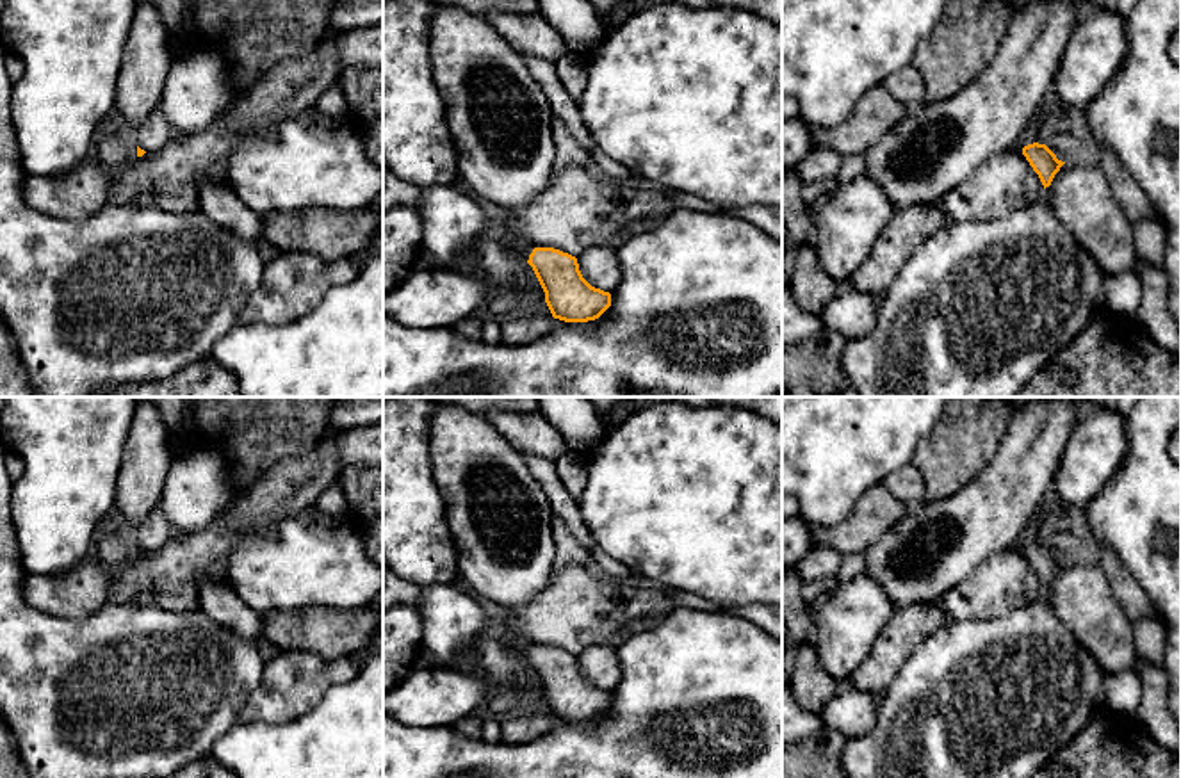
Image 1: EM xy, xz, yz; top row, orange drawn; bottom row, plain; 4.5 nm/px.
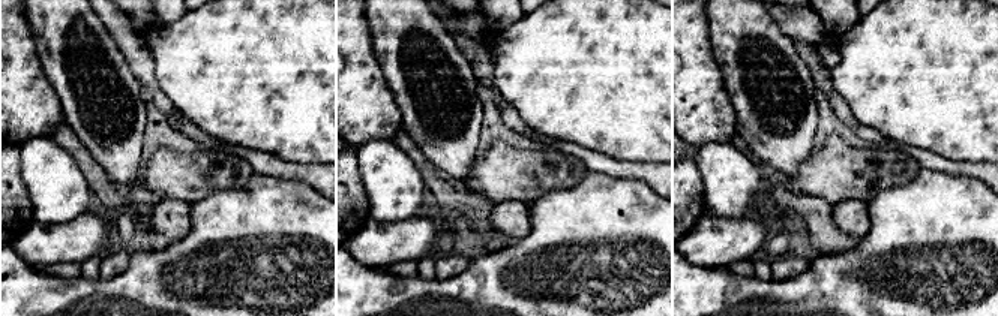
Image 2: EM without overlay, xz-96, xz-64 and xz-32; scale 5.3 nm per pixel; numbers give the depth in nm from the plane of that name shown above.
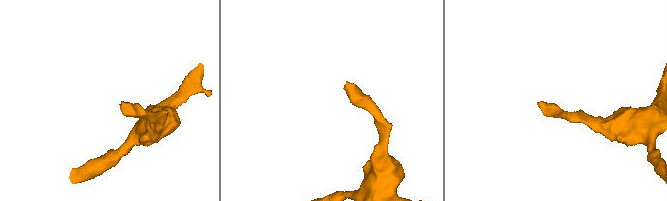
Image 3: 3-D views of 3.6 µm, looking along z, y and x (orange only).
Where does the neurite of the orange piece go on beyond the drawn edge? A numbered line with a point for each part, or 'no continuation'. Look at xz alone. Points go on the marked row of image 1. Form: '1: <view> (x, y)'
1: xz (524, 250)

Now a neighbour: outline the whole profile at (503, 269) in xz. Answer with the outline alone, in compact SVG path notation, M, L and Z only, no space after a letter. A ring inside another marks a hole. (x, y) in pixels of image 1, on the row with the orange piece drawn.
M495 230L476 240L468 255L468 267L485 278L493 292L515 290L524 313L542 315L542 310L549 308L533 267L509 249Z

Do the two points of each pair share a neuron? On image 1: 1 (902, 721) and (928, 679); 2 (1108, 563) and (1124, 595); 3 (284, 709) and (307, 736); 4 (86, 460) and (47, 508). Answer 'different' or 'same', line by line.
1: same
2: same
3: different
4: same

